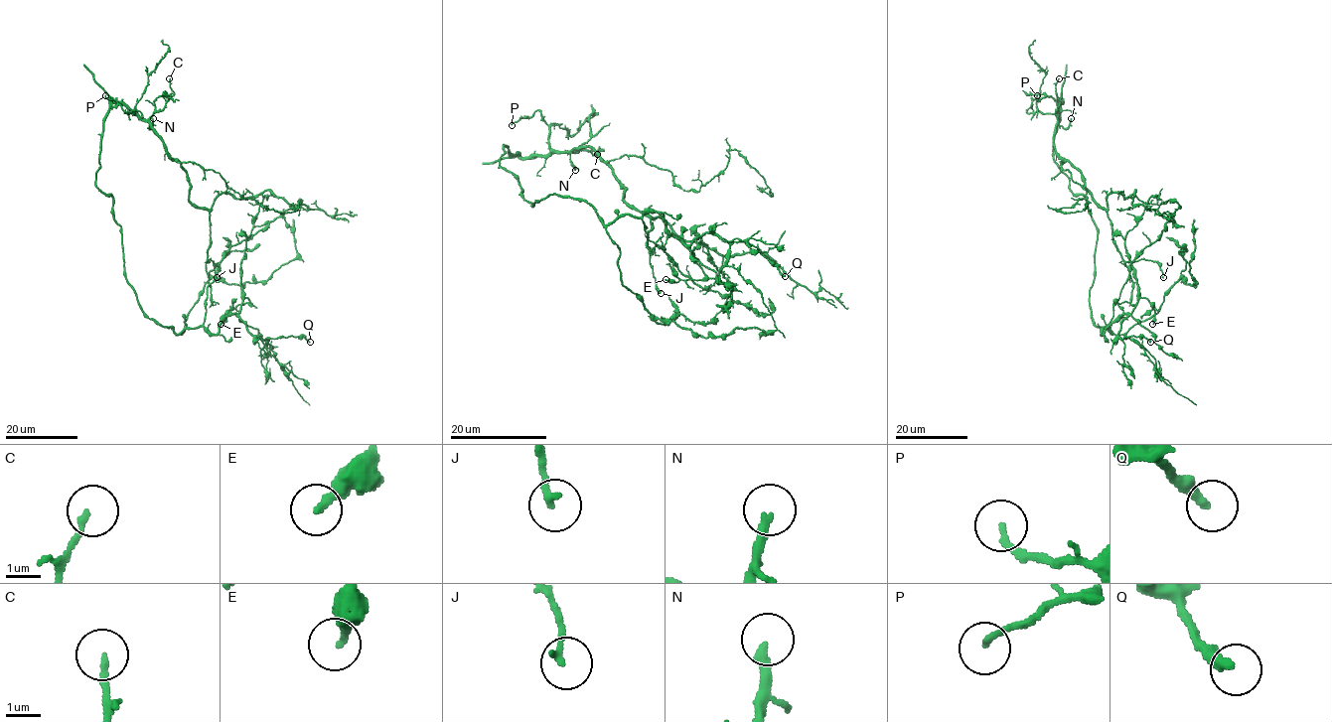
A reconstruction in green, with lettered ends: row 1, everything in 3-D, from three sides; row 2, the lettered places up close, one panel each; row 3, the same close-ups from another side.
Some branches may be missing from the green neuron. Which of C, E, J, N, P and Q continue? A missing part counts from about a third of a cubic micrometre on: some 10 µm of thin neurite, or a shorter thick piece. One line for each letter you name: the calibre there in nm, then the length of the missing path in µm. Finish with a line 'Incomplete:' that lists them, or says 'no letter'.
Incomplete: no letter

